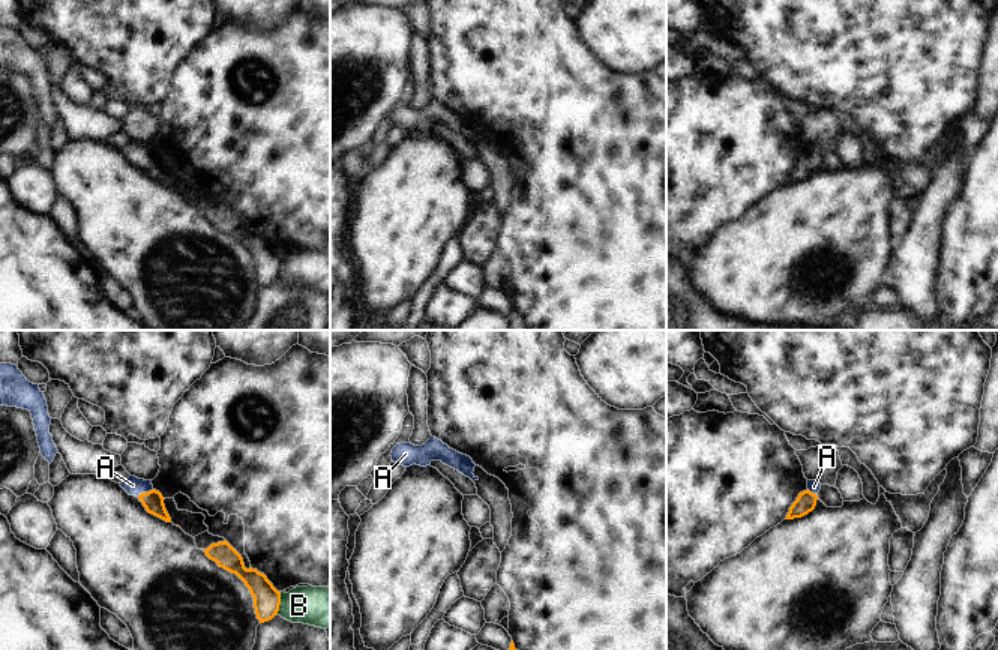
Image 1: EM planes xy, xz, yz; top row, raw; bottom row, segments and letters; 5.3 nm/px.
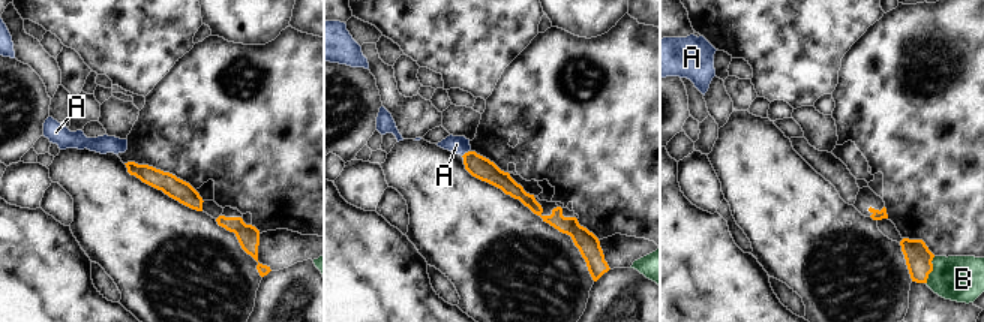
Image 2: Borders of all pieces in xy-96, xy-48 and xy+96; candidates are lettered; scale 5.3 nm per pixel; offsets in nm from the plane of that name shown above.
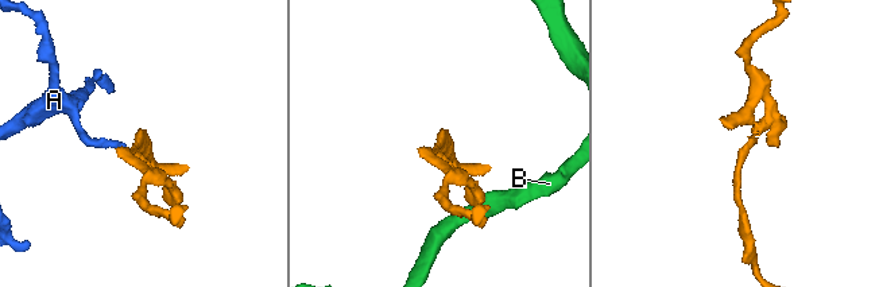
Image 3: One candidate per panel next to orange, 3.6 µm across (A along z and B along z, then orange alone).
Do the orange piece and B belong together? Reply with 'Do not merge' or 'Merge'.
Do not merge.

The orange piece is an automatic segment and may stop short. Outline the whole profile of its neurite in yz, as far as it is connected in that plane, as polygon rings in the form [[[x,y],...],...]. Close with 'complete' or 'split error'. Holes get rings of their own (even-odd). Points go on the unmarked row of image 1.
[[[807,144],[807,153],[798,158],[797,164],[789,171],[789,176],[785,183],[801,182],[812,176],[816,170],[819,153],[819,146]]]; split error

